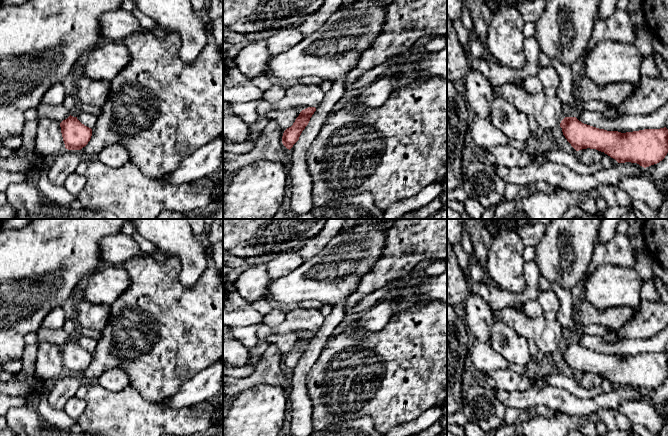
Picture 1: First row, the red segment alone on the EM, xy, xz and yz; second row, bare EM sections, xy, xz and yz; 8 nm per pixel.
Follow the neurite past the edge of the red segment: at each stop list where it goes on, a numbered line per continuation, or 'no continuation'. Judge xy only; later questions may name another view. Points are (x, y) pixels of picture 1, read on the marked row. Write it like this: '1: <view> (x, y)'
no continuation

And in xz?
1: xz (302, 96)

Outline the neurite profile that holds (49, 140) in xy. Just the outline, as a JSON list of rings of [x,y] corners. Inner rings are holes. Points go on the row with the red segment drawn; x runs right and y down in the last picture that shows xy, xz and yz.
[[[50,118],[40,119],[35,138],[35,149],[45,155],[66,150],[60,123]]]

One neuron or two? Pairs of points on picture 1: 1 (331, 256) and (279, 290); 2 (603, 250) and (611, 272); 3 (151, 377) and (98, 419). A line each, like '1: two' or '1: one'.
1: one
2: two
3: two

